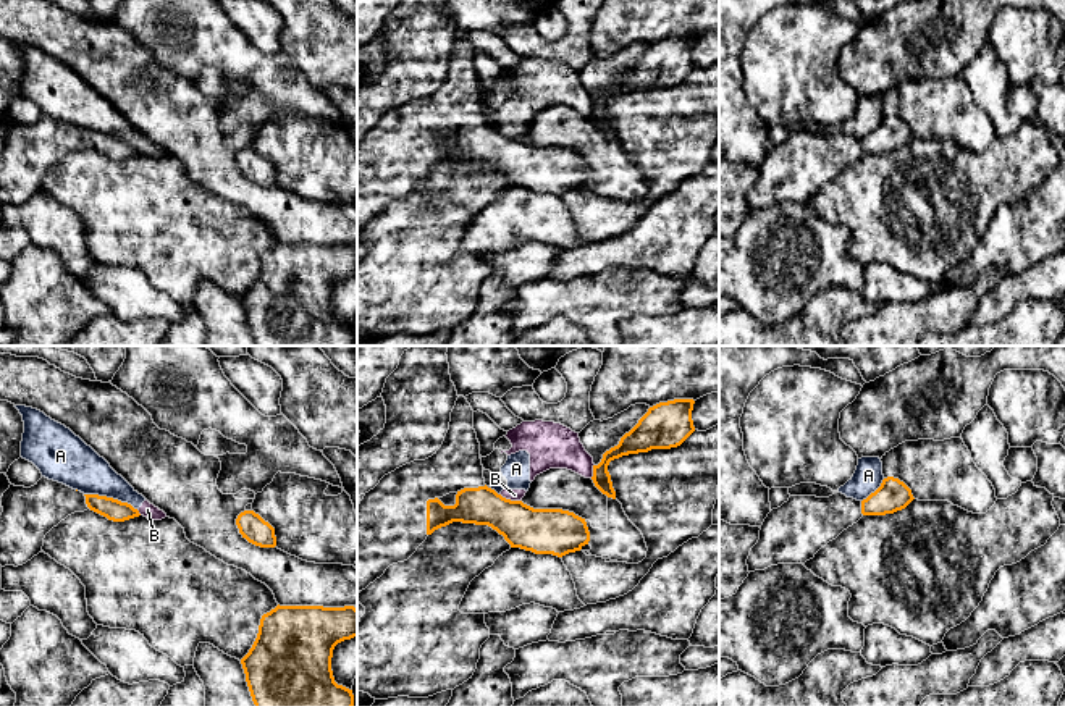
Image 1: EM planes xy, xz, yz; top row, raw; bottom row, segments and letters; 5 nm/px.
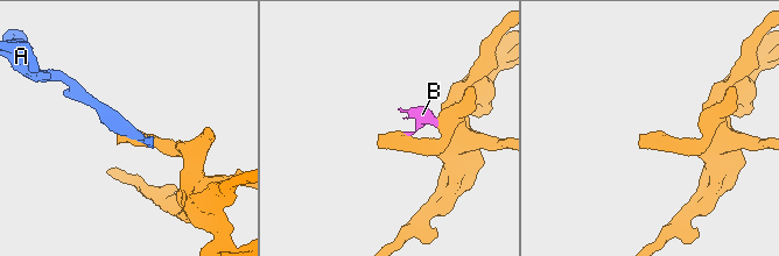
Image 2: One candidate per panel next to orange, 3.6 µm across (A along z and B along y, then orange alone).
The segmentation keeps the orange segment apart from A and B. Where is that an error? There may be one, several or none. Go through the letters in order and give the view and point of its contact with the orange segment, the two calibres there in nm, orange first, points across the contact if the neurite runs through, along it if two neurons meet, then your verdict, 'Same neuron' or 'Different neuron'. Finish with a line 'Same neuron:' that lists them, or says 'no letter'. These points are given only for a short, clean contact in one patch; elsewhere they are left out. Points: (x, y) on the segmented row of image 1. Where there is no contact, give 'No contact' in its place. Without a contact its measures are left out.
A: Touches orange at xy (110, 498). Thickness 110 nm (orange) against 220 nm. Boundary: xy (84, 493), (112, 496), (130, 503), (136, 509). Different neuron
B: Touches orange at xz (509, 500). Thickness 220 nm (orange) against 60 nm. Different neuron
Same neuron: no letter

